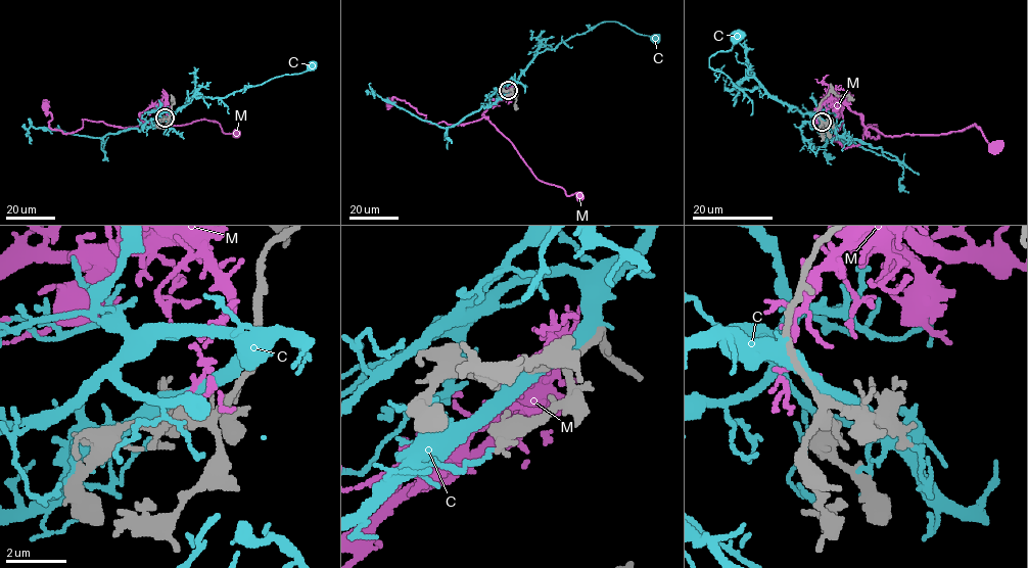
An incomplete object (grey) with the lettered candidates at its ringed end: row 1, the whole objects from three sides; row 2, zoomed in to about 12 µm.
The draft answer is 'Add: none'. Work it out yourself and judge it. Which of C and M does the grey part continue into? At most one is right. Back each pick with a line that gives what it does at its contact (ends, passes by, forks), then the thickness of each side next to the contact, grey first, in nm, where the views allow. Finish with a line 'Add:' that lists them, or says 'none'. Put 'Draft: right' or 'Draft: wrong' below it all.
Add: none
Draft: right

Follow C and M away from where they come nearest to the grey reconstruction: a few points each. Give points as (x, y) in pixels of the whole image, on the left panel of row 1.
C: (165, 117), (195, 96), (223, 98), (283, 75), (311, 69), (313, 64)
M: (165, 117), (166, 104), (151, 105), (135, 127), (82, 120), (63, 133), (49, 127), (43, 99)

